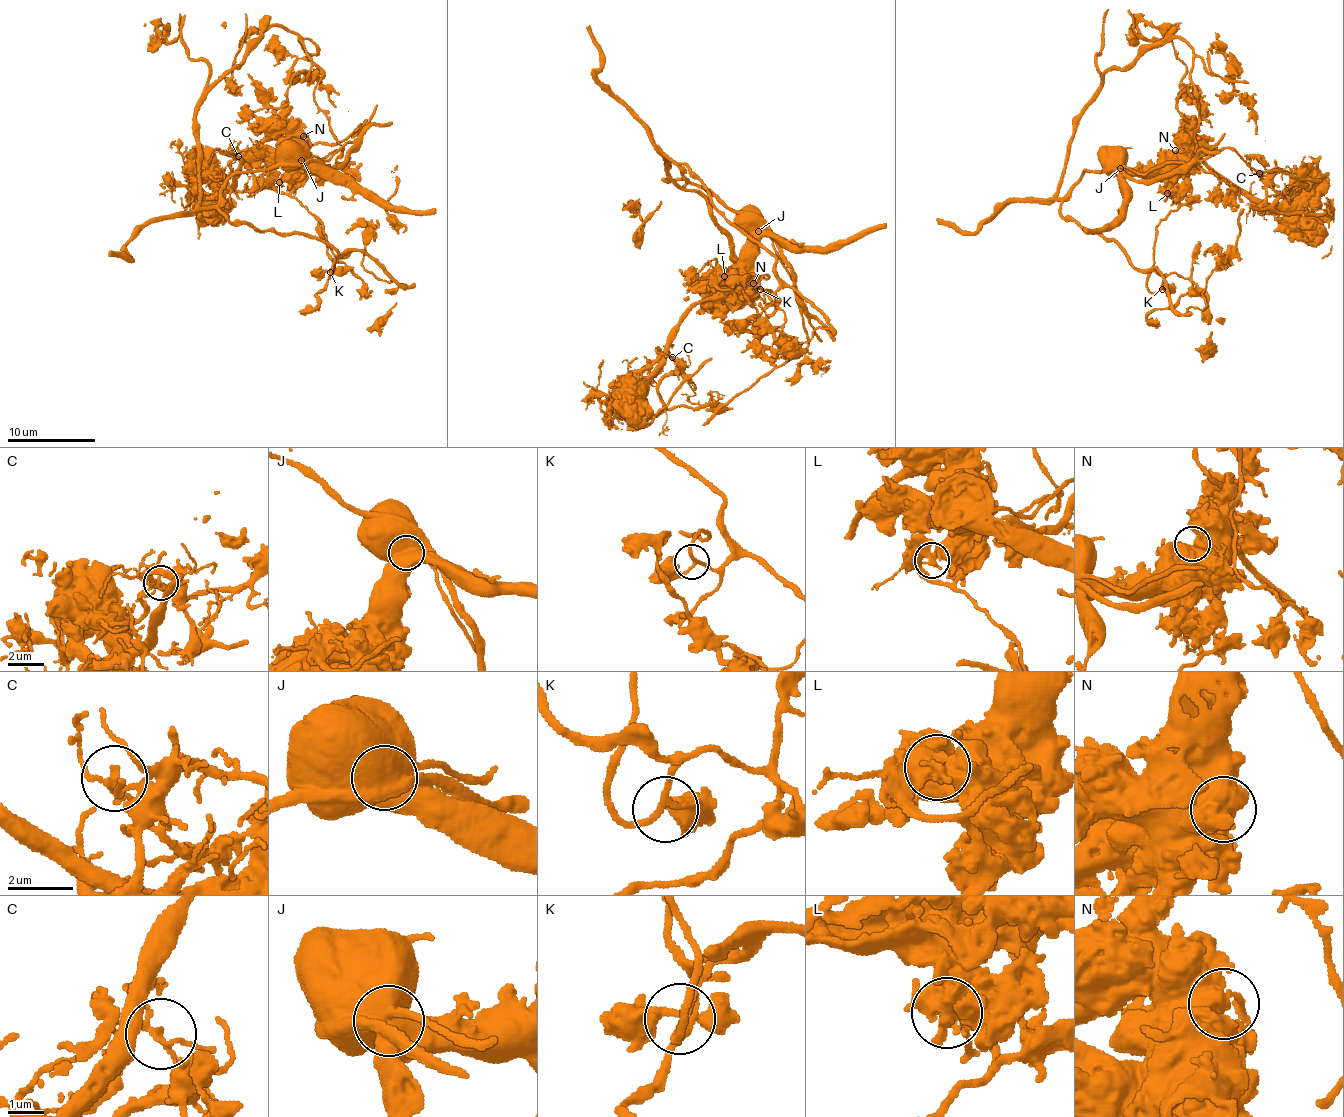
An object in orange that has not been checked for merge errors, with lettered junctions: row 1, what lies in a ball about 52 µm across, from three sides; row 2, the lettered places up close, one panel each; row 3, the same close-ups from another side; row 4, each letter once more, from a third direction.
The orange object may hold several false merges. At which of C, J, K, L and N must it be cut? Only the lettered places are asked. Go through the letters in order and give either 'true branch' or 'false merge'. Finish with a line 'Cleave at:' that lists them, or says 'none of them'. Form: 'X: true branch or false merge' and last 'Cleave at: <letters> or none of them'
C: false merge
J: false merge
K: true branch
L: false merge
N: true branch
Cleave at: C, J, L

